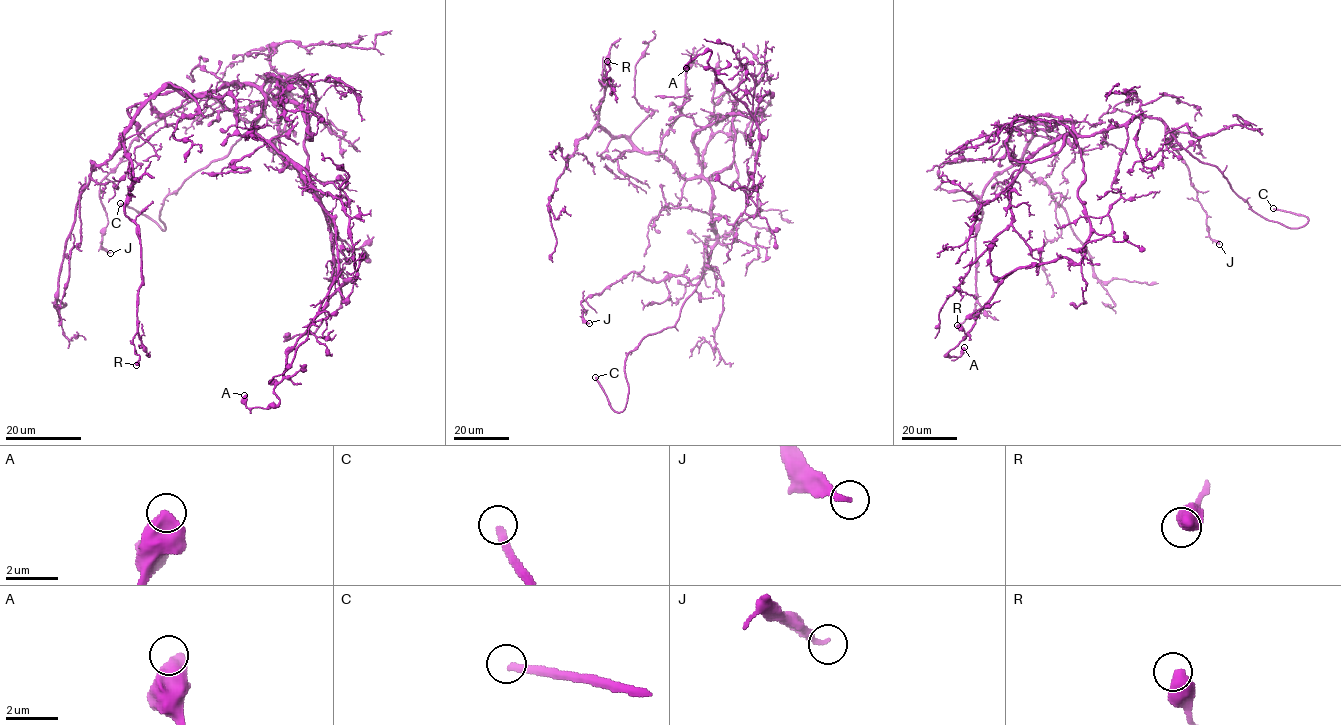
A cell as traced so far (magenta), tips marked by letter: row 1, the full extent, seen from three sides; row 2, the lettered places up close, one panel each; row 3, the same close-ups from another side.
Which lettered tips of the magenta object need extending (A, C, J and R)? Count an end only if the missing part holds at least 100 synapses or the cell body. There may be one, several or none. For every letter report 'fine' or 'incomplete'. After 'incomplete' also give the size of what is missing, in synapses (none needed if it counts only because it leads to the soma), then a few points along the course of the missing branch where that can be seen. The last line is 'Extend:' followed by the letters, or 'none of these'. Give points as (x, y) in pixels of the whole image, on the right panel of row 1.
A: fine
C: incomplete
J: fine
R: fine
Extend: C

